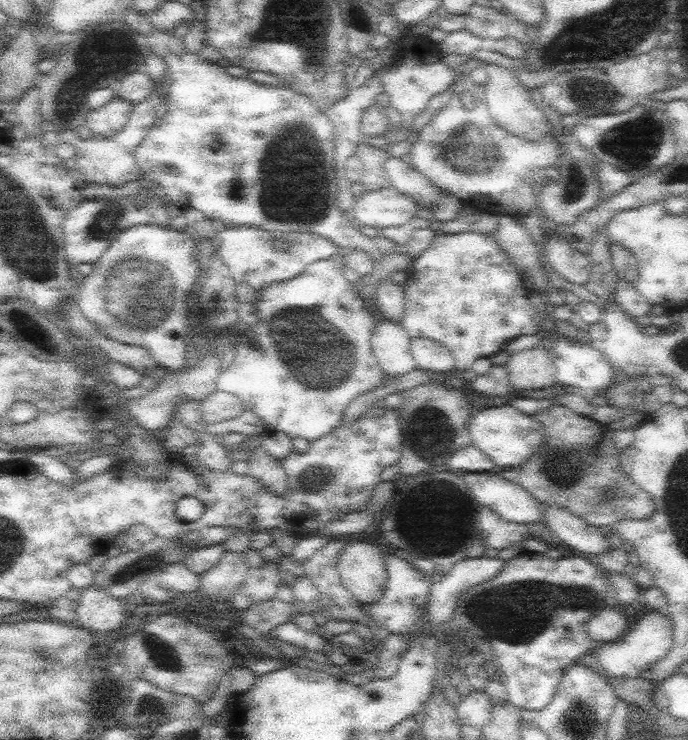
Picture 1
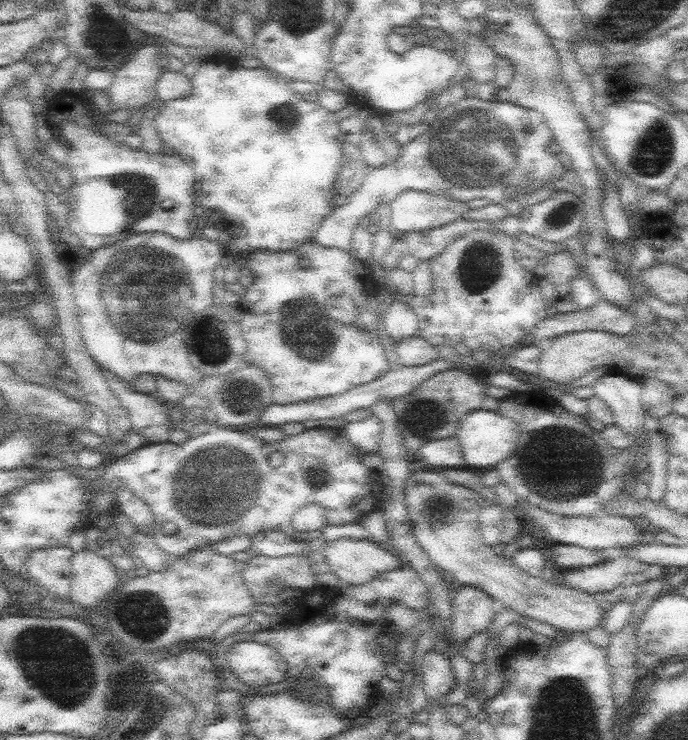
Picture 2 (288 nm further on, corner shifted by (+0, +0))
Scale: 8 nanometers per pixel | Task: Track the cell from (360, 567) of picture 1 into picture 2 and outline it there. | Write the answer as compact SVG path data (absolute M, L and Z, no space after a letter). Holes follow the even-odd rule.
M337 540L323 550L325 566L347 586L365 586L379 578L379 574L397 570L401 556L381 548L371 540Z

